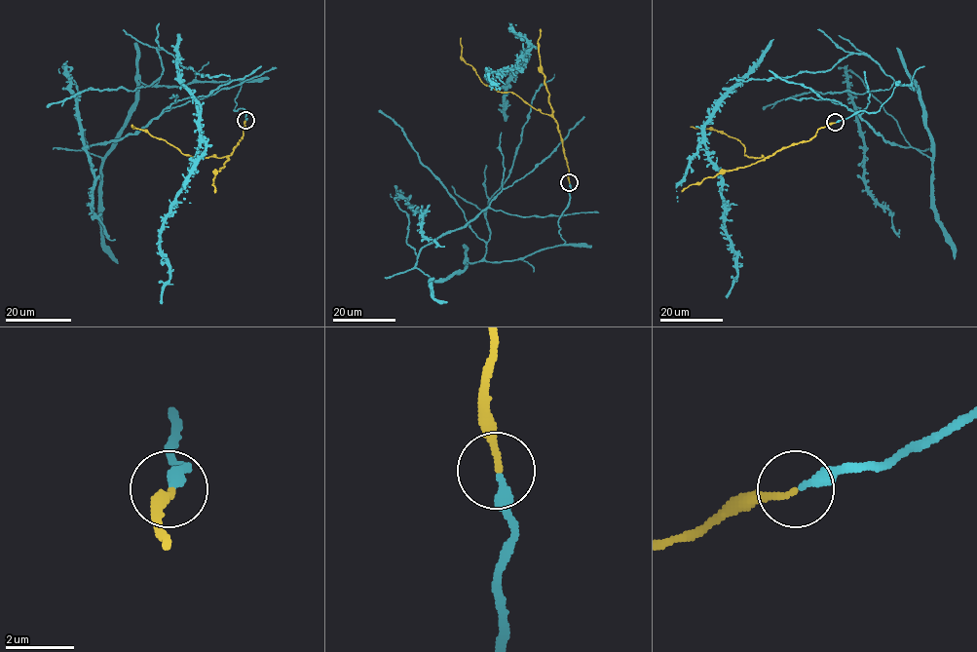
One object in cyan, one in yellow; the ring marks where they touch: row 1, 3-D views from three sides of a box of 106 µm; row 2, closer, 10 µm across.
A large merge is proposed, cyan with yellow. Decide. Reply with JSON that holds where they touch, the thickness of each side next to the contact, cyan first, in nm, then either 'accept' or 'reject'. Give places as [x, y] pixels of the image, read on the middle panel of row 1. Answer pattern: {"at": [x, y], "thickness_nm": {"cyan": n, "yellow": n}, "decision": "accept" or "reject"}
{"at": [569, 182], "thickness_nm": {"cyan": 320, "yellow": 180}, "decision": "accept"}

